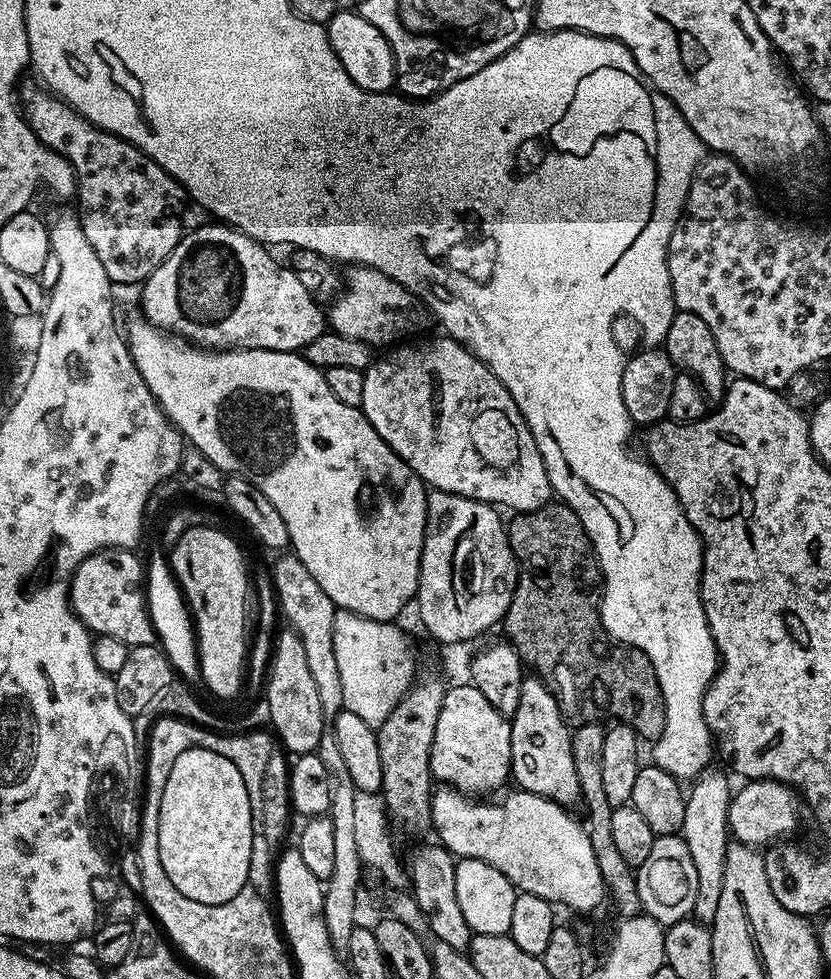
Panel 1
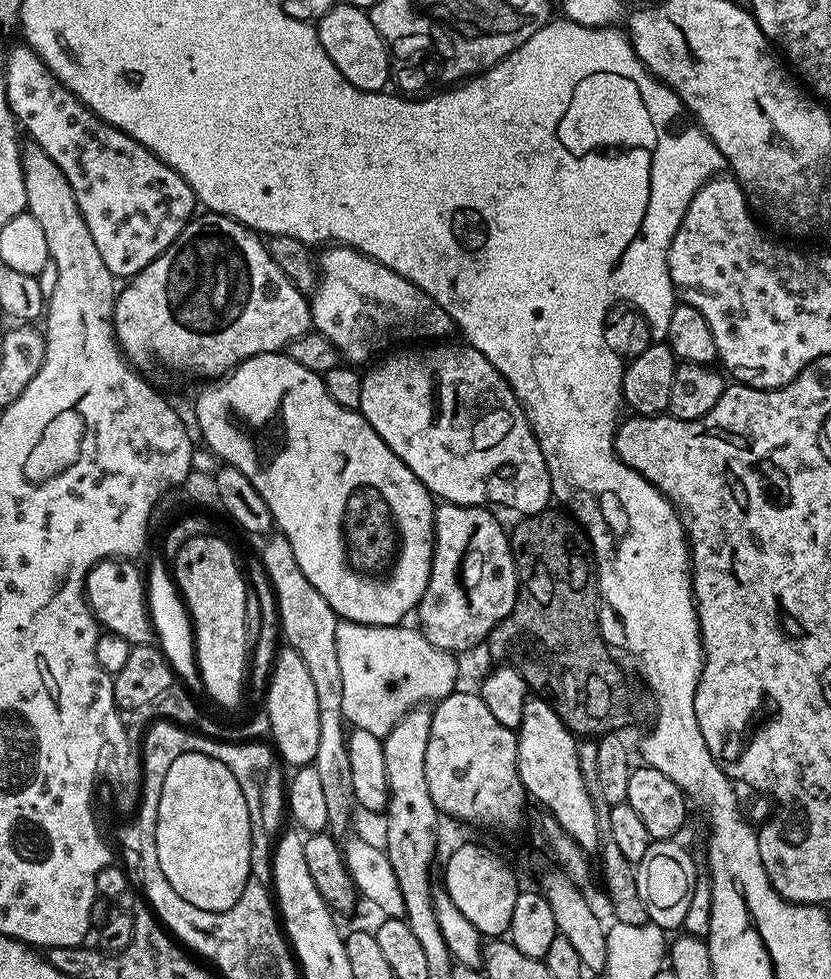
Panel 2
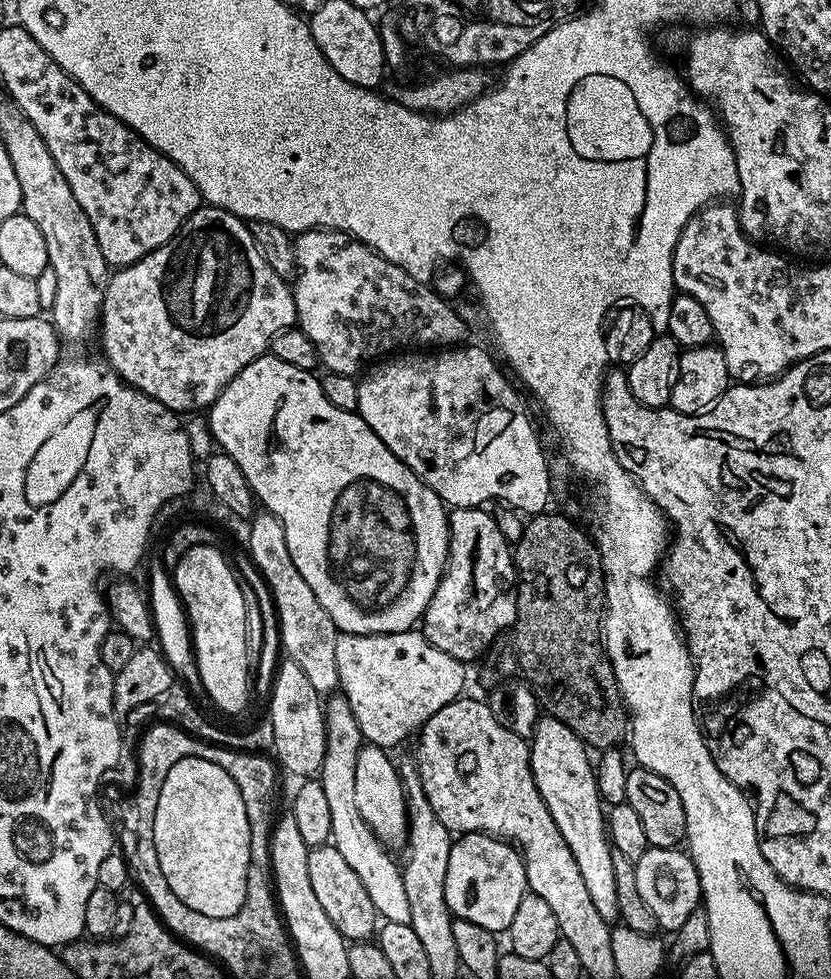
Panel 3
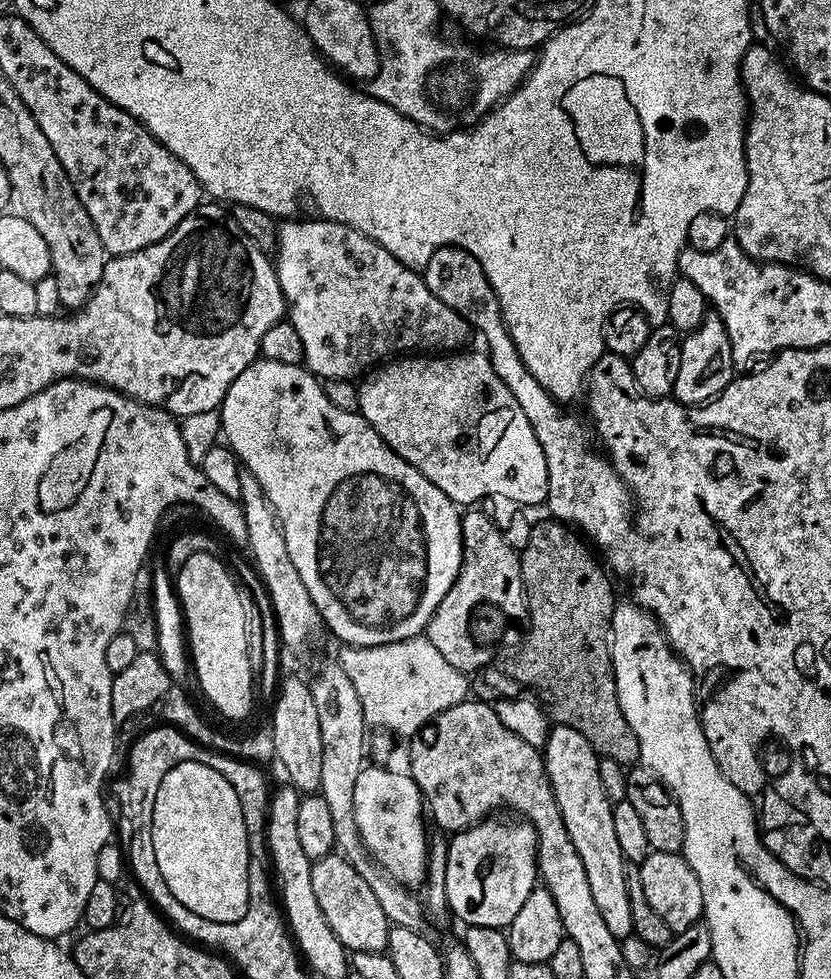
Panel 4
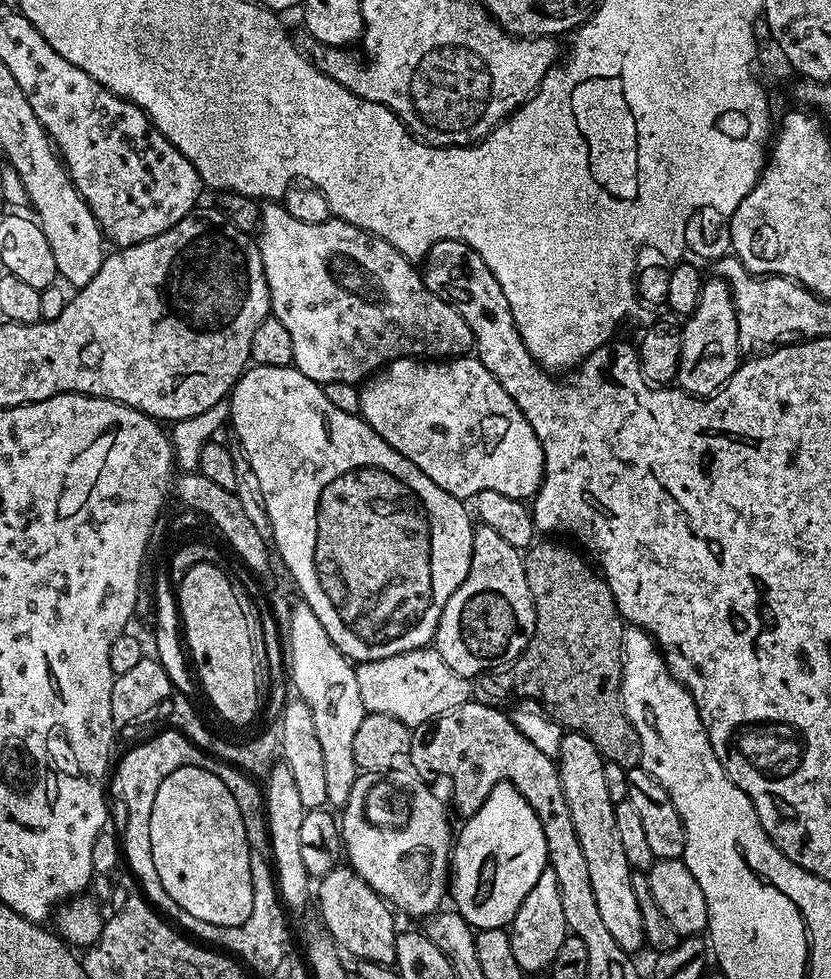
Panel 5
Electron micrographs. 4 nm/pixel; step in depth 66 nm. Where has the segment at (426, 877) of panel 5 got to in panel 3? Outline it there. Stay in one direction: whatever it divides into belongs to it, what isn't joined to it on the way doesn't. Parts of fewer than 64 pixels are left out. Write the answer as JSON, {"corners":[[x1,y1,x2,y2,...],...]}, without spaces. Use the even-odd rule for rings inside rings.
{"corners":[[365,743,358,754,358,766,354,766,354,787,358,810,362,818,366,818,370,830,374,830,374,834,384,843,385,848,397,850,396,848,405,847,408,838,408,801,404,798,404,786,397,765,392,765,388,756,391,755,377,744]]}

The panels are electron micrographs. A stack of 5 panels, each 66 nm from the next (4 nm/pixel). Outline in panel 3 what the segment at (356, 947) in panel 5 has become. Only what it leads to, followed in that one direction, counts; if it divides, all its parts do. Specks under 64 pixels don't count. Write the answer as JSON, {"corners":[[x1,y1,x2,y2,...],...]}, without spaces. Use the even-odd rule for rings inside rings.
{"corners":[[331,842,311,849,306,867,310,870,310,887,314,890,322,910,326,910,326,918,334,922,340,935,348,942,364,942,368,936,377,931,378,917,374,902,370,902,370,894,366,894,366,886,362,886,358,874,346,863,346,858,338,854]]}

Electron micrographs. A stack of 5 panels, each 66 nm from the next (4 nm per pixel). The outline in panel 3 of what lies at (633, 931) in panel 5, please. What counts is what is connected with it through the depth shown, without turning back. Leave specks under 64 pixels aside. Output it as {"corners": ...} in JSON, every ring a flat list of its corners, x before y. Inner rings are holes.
{"corners":[[544,714,536,722,528,753,538,792,558,830,562,830,562,838,566,838,566,846,570,846,578,870,582,870,582,879,598,914,606,921,615,921,620,910,618,889,614,886,614,849,608,838,606,808,596,785,594,760,588,757,590,752,585,741,580,740,570,726,558,722,558,718]]}

